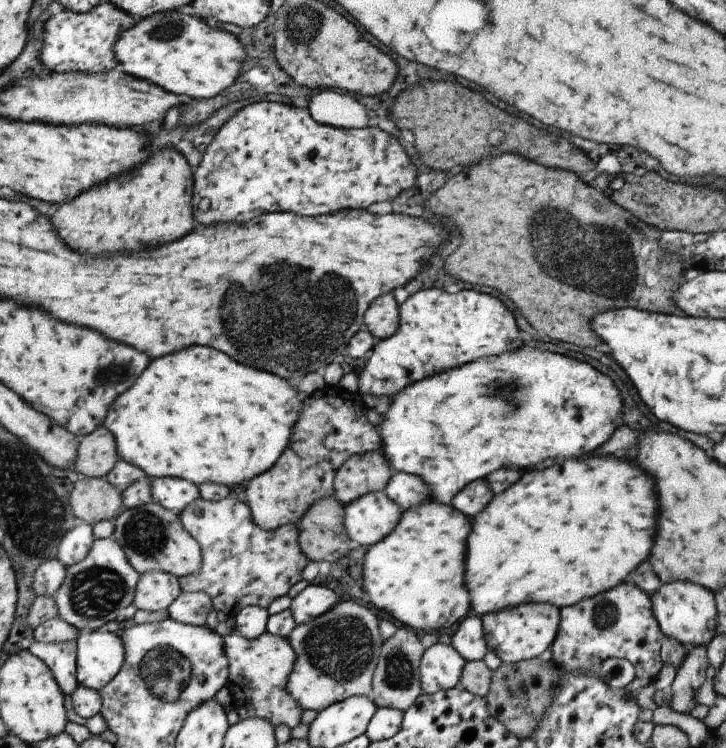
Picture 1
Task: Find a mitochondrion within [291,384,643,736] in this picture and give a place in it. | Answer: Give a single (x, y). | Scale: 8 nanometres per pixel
(339, 649)

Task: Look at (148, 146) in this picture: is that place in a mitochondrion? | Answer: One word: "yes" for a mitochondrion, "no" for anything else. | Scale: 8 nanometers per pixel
no

